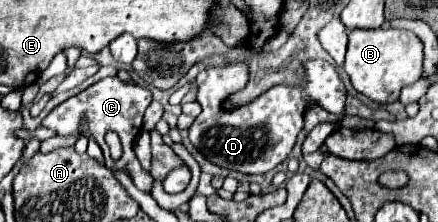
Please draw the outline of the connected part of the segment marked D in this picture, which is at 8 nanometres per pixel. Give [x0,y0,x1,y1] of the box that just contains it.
[190,60,346,174]

